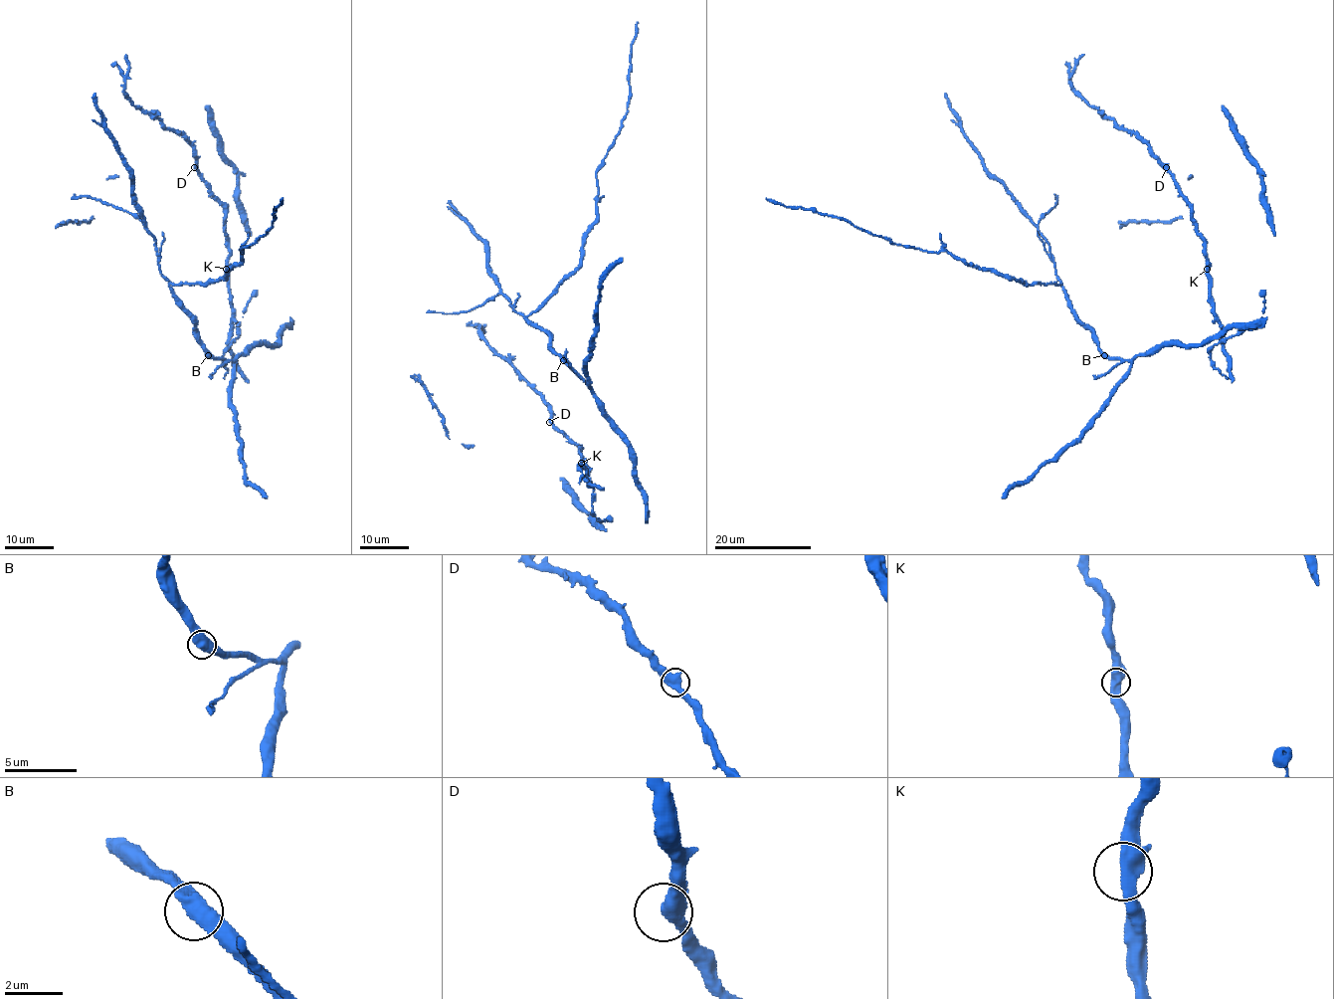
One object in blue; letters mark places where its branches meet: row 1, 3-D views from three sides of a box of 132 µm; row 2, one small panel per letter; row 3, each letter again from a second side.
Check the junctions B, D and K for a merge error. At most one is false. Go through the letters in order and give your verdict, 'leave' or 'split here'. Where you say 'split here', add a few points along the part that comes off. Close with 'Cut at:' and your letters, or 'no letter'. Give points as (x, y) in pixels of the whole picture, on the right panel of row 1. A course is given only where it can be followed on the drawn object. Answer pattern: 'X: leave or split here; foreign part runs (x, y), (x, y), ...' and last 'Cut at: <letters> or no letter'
B: leave
D: leave
K: leave
Cut at: no letter

